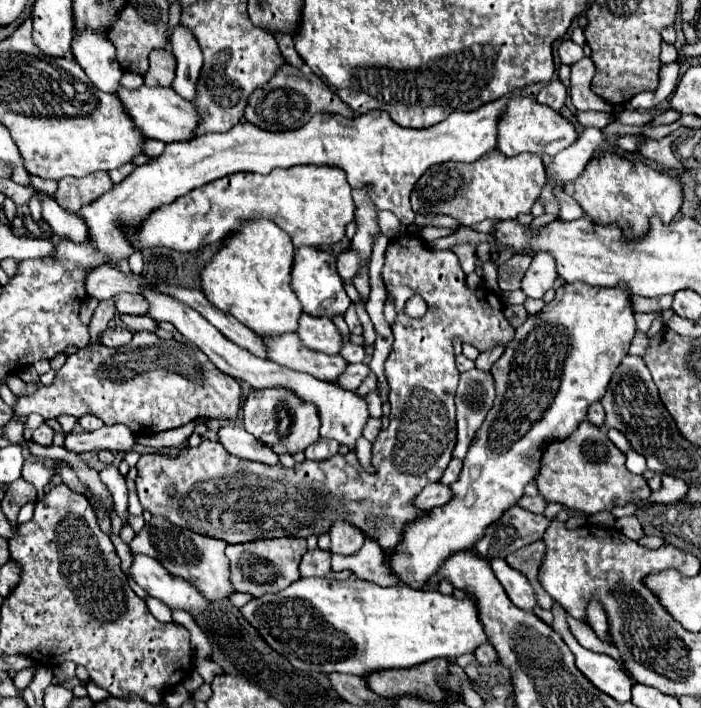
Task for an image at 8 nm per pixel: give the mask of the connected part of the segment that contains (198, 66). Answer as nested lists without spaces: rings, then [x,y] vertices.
[[[180,24],[174,26],[172,38],[170,38],[172,54],[176,58],[176,78],[172,88],[186,100],[194,100],[198,94],[196,84],[202,70],[202,50],[198,50],[198,44],[194,40],[194,32],[190,28],[182,28]]]

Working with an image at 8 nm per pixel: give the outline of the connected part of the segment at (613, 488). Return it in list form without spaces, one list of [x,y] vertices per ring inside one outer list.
[[[584,420],[566,440],[546,446],[536,484],[548,502],[560,502],[564,508],[582,512],[586,516],[604,510],[612,512],[614,508],[630,502],[644,504],[652,490],[642,476],[628,472],[624,462],[626,454],[620,452],[618,446],[606,436],[606,430]]]

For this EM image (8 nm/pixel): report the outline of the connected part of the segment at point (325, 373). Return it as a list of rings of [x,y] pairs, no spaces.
[[[286,334],[286,336],[278,336],[278,340],[264,340],[268,346],[268,358],[298,370],[298,372],[306,372],[318,380],[328,380],[334,382],[338,380],[338,376],[346,370],[348,362],[340,356],[326,356],[326,354],[318,354],[312,350],[306,350],[296,334]]]

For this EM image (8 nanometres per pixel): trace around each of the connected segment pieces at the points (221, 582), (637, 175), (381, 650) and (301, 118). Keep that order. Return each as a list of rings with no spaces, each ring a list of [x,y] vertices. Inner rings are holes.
[[[152,516],[152,520],[148,522],[148,536],[146,536],[146,524],[144,524],[142,532],[136,534],[134,540],[130,542],[130,548],[134,554],[156,558],[170,574],[182,576],[194,586],[198,586],[208,600],[226,600],[230,598],[230,594],[236,592],[234,586],[230,584],[230,560],[226,560],[226,554],[224,554],[226,546],[228,544],[224,540],[194,534],[192,530],[178,528],[160,516]]]
[[[600,152],[584,168],[582,176],[564,186],[564,192],[572,196],[586,216],[598,226],[618,224],[628,240],[640,240],[650,230],[650,218],[660,216],[662,222],[672,222],[682,204],[682,188],[678,178],[658,172],[642,162],[632,162],[614,152]]]
[[[300,578],[282,592],[250,600],[244,608],[240,608],[240,612],[276,652],[288,658],[294,668],[304,672],[342,672],[366,678],[370,676],[370,672],[382,672],[382,668],[414,668],[434,658],[458,658],[462,654],[472,654],[478,646],[490,642],[482,628],[480,612],[472,596],[458,600],[452,594],[446,596],[432,588],[382,588],[360,578]]]
[[[284,64],[266,86],[256,88],[252,92],[248,106],[244,110],[244,118],[262,130],[286,132],[286,130],[302,128],[318,112],[334,112],[344,118],[354,118],[354,112],[308,66],[298,70],[290,64]]]

